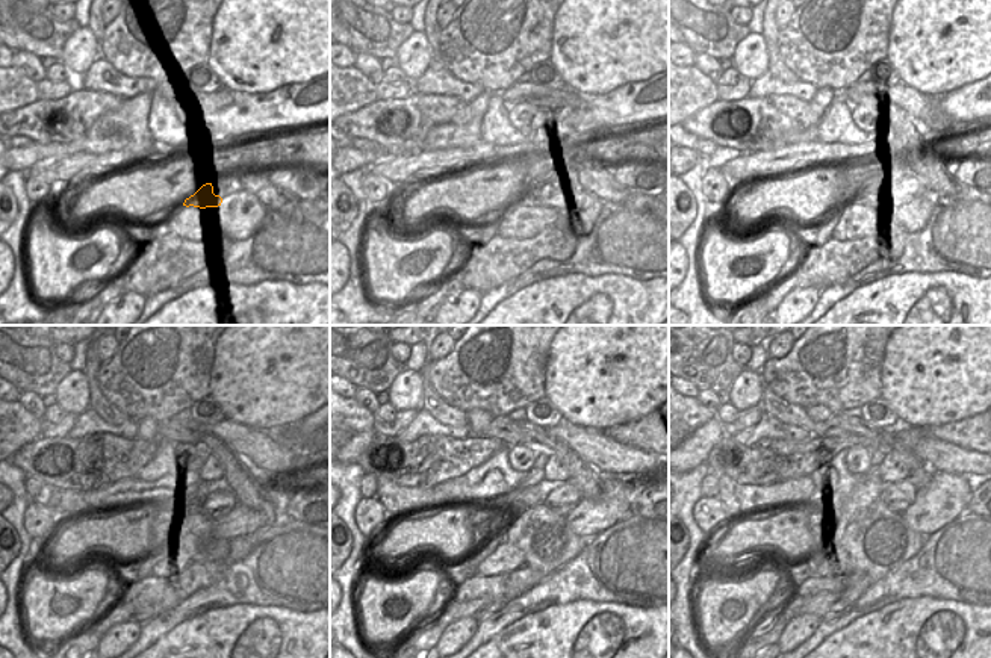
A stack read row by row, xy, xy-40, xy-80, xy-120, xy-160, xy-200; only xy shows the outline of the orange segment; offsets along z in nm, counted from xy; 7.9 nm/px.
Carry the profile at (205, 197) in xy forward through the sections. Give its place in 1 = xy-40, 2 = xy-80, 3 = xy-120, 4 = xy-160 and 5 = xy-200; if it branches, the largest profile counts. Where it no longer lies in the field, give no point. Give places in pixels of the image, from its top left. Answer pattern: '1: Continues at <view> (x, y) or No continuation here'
1: Continues at xy-40 (545, 195)
2: Continues at xy-80 (908, 186)
3: Continues at xy-120 (241, 521)
4: Continues at xy-160 (590, 516)
5: Continues at xy-200 (946, 496)

